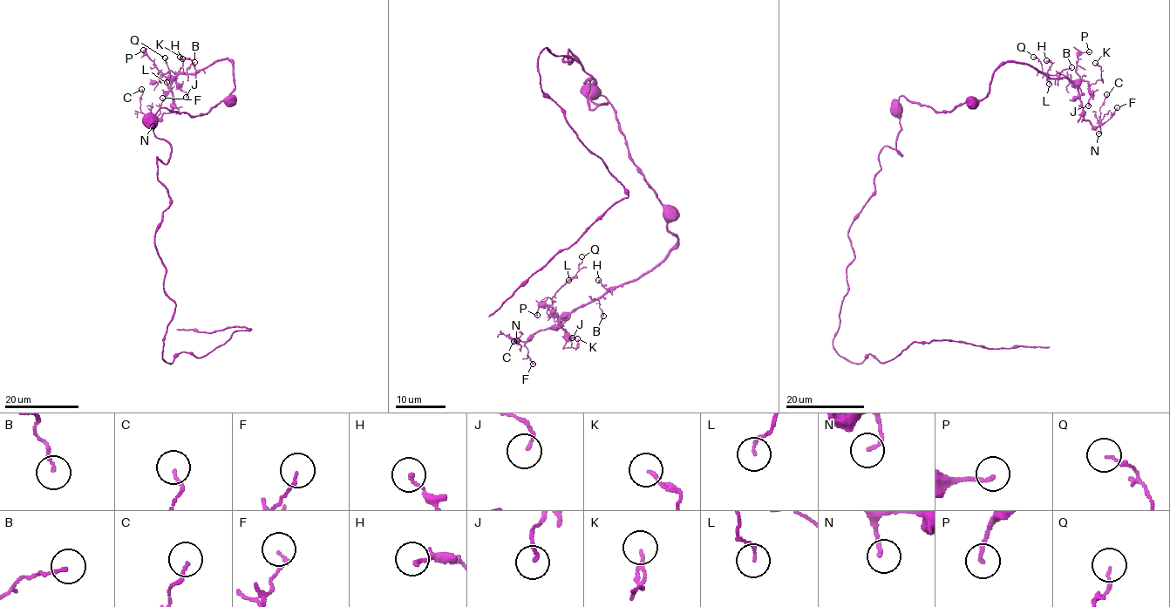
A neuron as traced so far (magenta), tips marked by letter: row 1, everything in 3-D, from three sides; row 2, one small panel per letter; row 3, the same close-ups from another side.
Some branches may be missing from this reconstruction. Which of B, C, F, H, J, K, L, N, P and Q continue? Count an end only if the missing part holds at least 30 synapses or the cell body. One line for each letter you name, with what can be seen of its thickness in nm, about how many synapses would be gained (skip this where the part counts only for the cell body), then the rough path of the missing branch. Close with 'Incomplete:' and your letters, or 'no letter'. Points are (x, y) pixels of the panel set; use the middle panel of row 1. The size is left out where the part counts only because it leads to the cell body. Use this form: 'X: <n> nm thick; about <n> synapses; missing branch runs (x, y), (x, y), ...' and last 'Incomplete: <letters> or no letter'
Incomplete: no letter

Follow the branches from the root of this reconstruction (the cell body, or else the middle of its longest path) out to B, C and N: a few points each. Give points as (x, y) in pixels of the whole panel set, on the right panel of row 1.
B: (973, 102), (985, 97), (992, 73), (1007, 62), (1025, 63), (1051, 78), (1059, 78), (1060, 71), (1071, 67)
C: (973, 102), (1007, 62), (1067, 78), (1094, 126), (1106, 94)
N: (973, 102), (987, 94), (1002, 64), (1023, 62), (1074, 84), (1083, 118), (1098, 126), (1098, 133)

